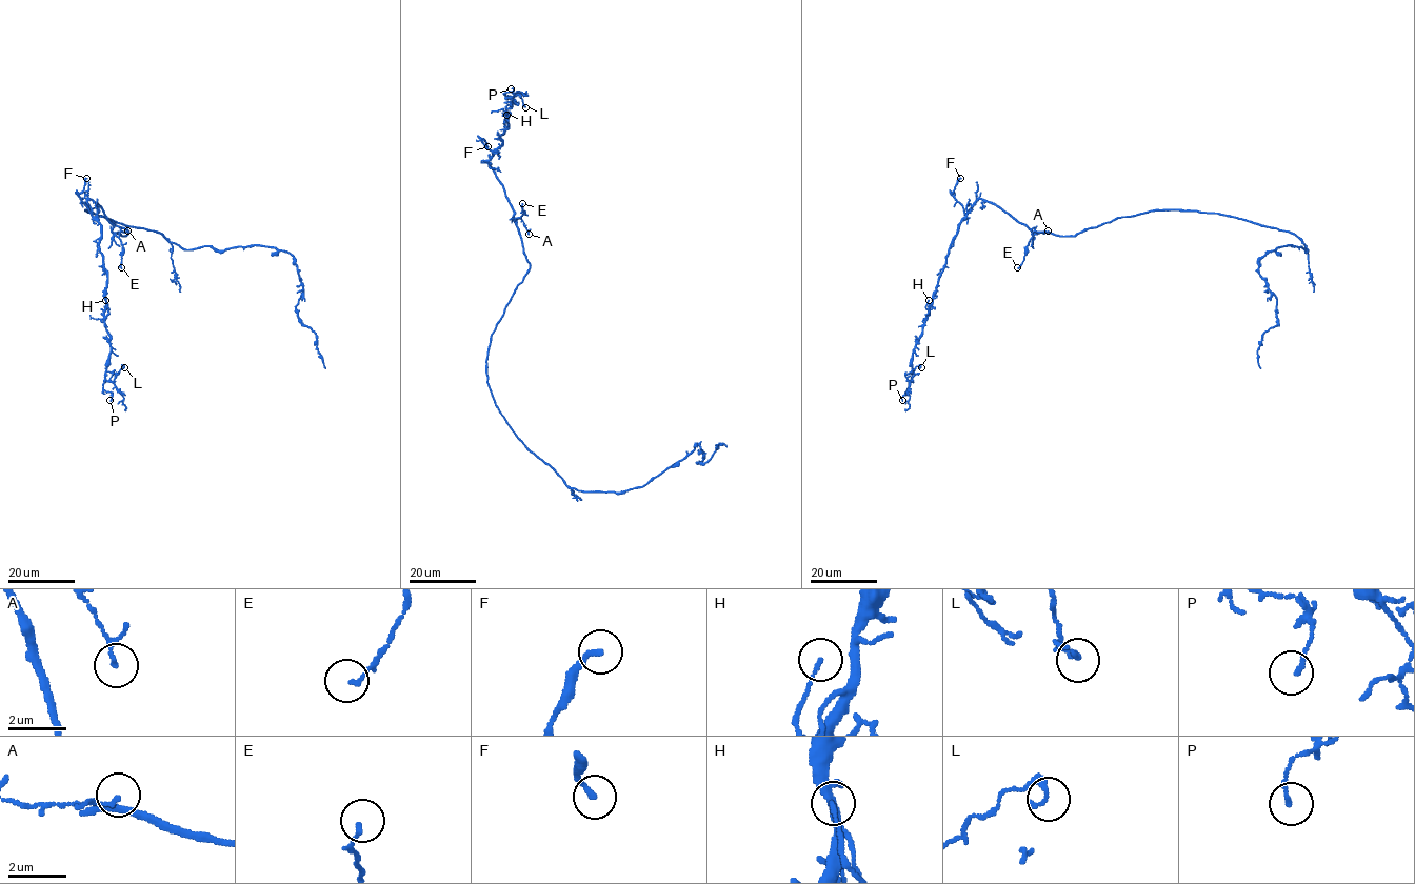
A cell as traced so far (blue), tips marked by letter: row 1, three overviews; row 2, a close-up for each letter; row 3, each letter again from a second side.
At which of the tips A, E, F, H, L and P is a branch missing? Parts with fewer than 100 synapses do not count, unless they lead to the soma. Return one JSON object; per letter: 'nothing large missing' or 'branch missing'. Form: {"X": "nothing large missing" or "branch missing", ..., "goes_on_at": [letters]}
{"A": "nothing large missing", "E": "nothing large missing", "F": "branch missing", "H": "nothing large missing", "L": "nothing large missing", "P": "nothing large missing", "goes_on_at": ["F"]}

